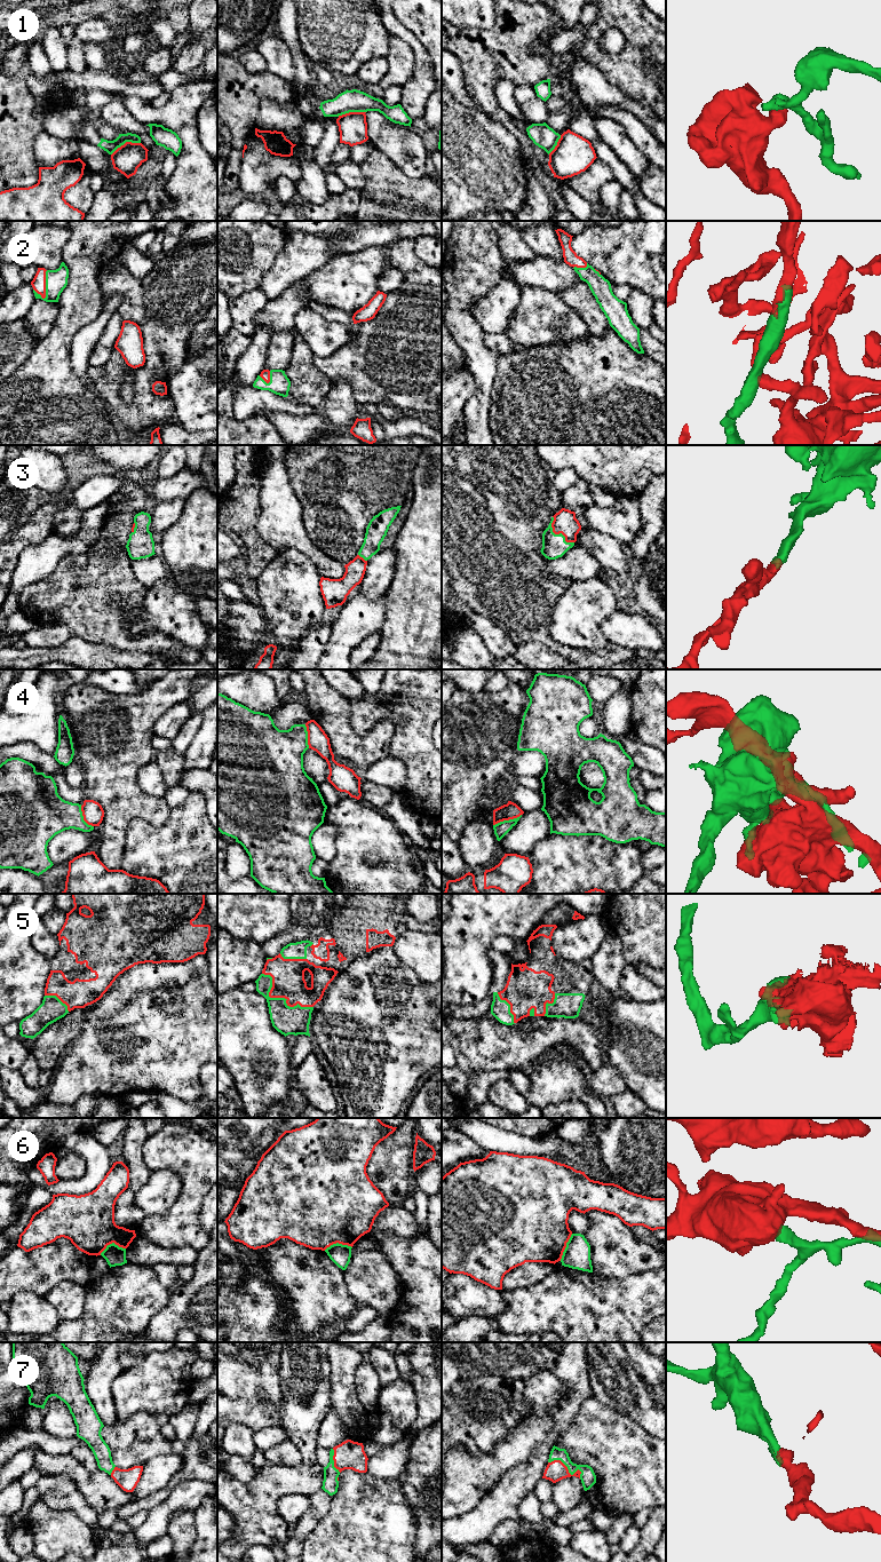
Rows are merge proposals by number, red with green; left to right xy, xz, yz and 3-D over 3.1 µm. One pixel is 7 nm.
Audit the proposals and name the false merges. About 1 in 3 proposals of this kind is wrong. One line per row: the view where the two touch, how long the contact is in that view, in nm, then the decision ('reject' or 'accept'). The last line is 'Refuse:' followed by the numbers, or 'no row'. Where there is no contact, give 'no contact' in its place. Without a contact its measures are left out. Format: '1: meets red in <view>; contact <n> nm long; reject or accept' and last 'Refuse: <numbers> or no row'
1: meets red in xy; contact 220 nm long; reject
2: meets red in xy; contact 220 nm long; accept
3: meets red in yz; contact 240 nm long; accept
4: meets red in yz; contact 220 nm long; reject
5: meets red in xz; contact 440 nm long; accept
6: meets red in xy; contact 190 nm long; reject
7: meets red in yz; contact 260 nm long; accept
Refuse: 1, 4, 6

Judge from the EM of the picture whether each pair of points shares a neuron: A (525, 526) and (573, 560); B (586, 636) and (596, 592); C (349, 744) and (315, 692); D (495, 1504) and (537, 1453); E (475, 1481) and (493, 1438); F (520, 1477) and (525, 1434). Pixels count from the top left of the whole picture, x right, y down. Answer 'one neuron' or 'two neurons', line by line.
A: two neurons
B: one neuron
C: one neuron
D: one neuron
E: two neurons
F: two neurons

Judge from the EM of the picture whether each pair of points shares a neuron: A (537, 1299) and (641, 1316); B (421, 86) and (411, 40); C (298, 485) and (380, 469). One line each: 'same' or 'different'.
A: same
B: same
C: same

